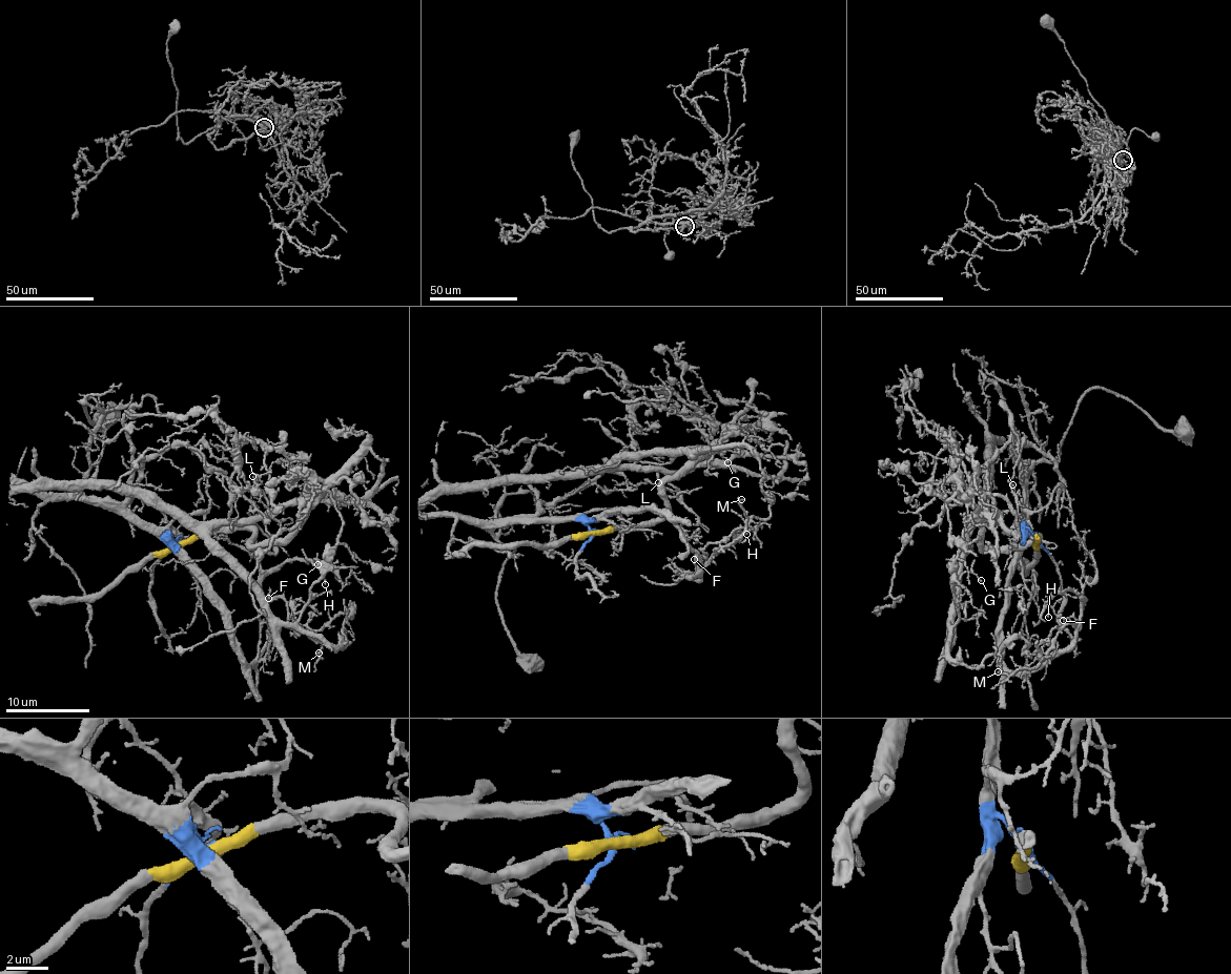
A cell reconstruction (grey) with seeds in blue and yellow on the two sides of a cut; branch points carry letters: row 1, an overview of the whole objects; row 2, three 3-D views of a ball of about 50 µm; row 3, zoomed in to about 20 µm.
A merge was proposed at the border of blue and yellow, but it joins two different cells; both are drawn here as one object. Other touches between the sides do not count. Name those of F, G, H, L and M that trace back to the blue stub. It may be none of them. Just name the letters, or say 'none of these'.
F, H, M

